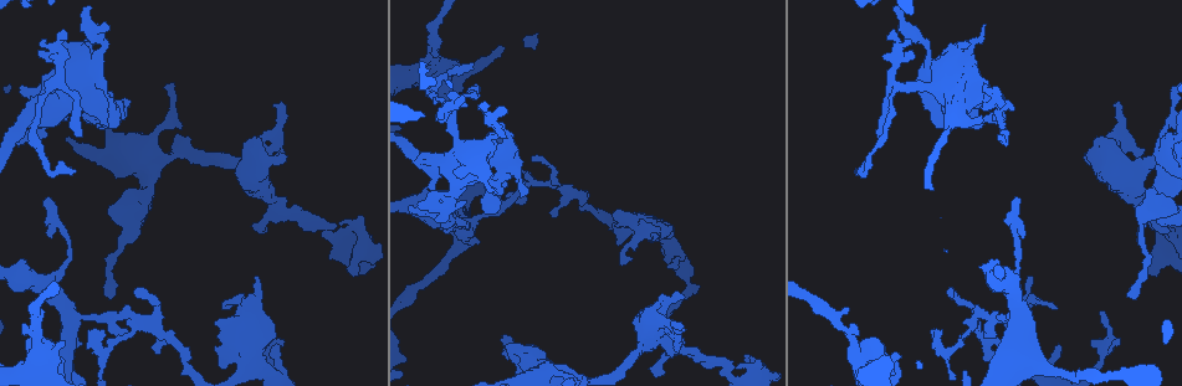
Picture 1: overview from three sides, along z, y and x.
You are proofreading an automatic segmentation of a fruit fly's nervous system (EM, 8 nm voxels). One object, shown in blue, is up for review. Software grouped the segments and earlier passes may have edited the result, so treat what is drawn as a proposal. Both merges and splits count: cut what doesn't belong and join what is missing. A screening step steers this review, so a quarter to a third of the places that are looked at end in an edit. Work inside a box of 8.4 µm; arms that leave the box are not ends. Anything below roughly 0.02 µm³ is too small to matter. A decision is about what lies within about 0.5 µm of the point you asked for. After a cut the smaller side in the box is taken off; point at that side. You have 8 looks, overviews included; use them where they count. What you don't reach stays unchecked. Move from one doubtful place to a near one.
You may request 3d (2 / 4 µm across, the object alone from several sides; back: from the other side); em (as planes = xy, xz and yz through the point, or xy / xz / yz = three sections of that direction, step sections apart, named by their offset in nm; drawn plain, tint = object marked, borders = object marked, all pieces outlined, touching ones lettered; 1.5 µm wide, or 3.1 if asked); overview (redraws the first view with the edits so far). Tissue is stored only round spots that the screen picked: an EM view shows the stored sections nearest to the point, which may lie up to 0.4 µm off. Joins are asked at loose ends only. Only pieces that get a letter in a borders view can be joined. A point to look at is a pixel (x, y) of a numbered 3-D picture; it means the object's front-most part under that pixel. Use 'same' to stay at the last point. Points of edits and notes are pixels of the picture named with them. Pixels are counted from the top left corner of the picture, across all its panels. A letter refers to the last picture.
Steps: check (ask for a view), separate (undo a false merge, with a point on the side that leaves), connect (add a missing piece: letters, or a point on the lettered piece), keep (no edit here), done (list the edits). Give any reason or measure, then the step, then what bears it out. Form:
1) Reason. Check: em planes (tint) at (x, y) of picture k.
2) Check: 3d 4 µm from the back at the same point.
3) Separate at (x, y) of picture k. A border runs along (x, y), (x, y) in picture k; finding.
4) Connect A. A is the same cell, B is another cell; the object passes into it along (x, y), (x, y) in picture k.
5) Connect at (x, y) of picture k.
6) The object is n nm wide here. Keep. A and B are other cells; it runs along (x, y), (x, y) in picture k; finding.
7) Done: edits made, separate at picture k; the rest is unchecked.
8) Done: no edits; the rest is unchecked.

Branch stops here. Check: 3d 4 µm at (1033, 279) of picture 1.

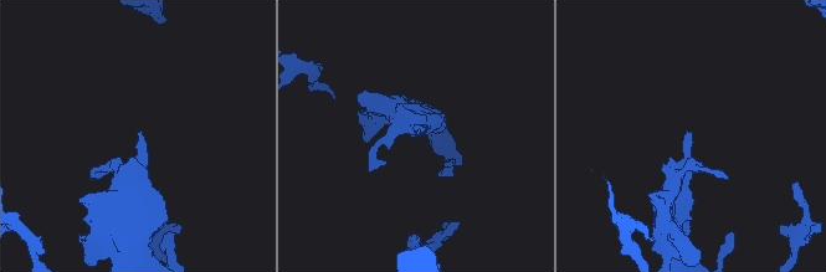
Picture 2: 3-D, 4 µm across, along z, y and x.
Check: em yz step 4 (tint) at (418, 131) of picture 2.

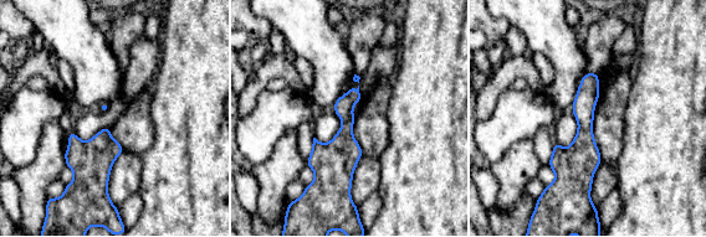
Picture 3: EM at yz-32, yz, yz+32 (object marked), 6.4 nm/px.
Cut it another way. Check: em xz step 8 (borders) at the same point.

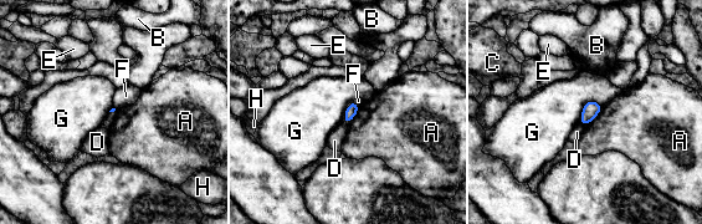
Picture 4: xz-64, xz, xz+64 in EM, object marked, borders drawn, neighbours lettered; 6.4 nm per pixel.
Keep. A, B, C, D, E, F, G and H are other cells; no lettered piece goes on from it.

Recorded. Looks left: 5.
An open end. Check: 3d 4 µm from the back at (285, 157) of picture 1.

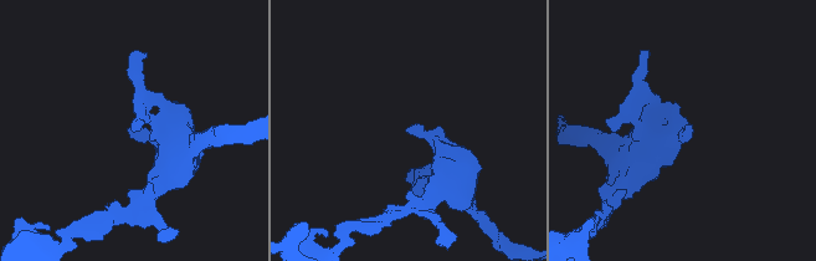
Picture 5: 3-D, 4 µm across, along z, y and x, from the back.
Need the tissue. Check: em xy step 8 (tint) at (687, 128) of picture 5.

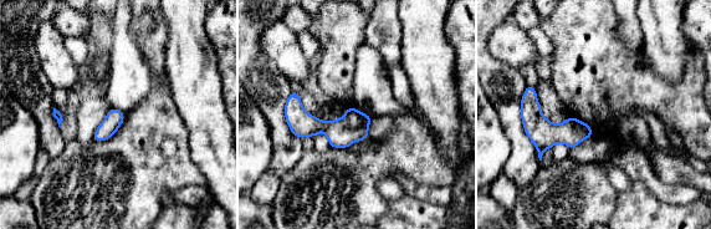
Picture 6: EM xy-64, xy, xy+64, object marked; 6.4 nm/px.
Another direction. Check: em planes (borders) at the same point.

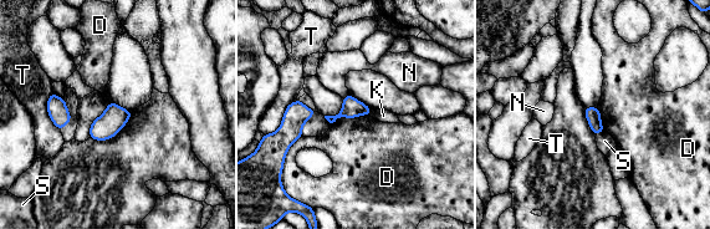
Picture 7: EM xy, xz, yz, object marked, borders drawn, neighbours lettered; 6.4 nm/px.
Keep. D, K, N, S and T are other cells; a border runs along (368, 115), (338, 117), (331, 123) in picture 7; no lettered piece goes on from it.

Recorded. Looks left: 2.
A narrow waist. Check: em yz step 4 (plain) at (533, 180) of picture 1.

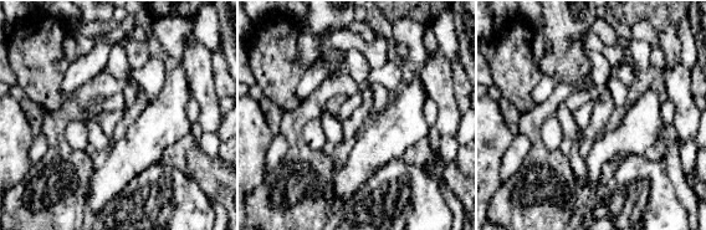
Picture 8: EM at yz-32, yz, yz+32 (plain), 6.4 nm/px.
See the neighbours. Check: em yz step 4 (borders) at the same point.

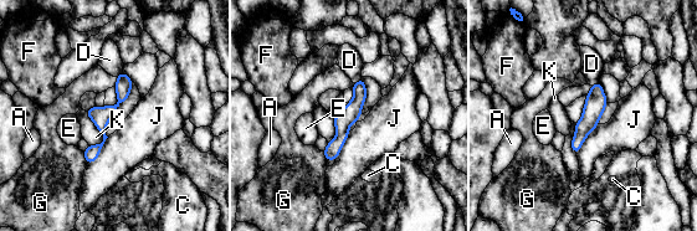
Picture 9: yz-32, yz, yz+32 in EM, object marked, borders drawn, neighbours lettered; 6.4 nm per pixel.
Keep. A, C, D, E, F, G, J and K are other cells; a border runs along (108, 137), (100, 154), (87, 164) in picture 9; all the same cell.

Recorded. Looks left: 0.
Done: no edits; the rest is unchecked.

